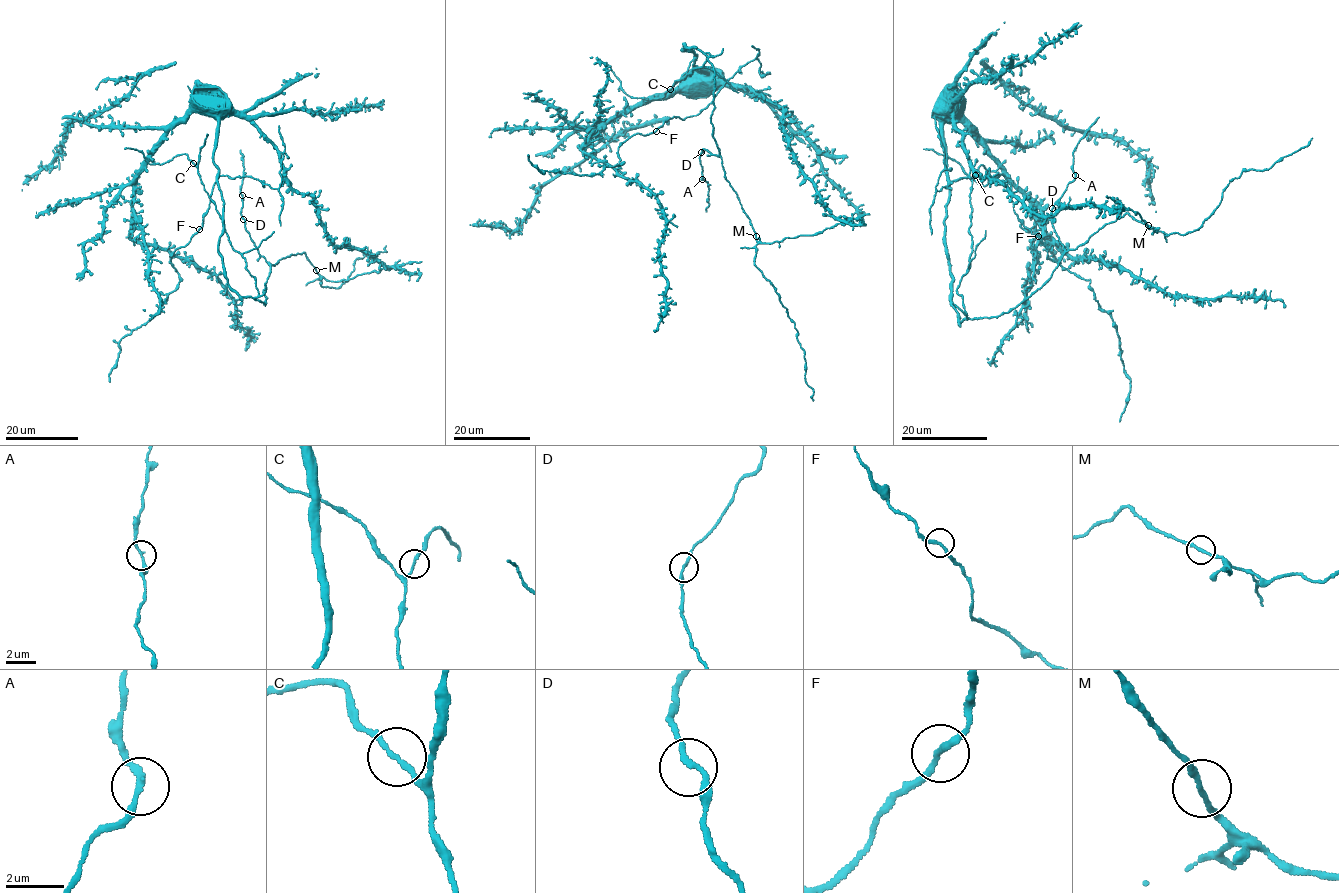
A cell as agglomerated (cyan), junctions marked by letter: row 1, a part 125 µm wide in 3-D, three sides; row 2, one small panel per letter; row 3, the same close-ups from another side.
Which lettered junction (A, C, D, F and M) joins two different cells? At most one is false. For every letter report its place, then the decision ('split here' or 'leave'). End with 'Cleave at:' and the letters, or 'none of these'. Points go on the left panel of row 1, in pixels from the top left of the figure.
A: (242, 195) | leave
C: (193, 163) | leave
D: (243, 219) | leave
F: (199, 229) | leave
M: (316, 270) | leave
Cleave at: none of these

